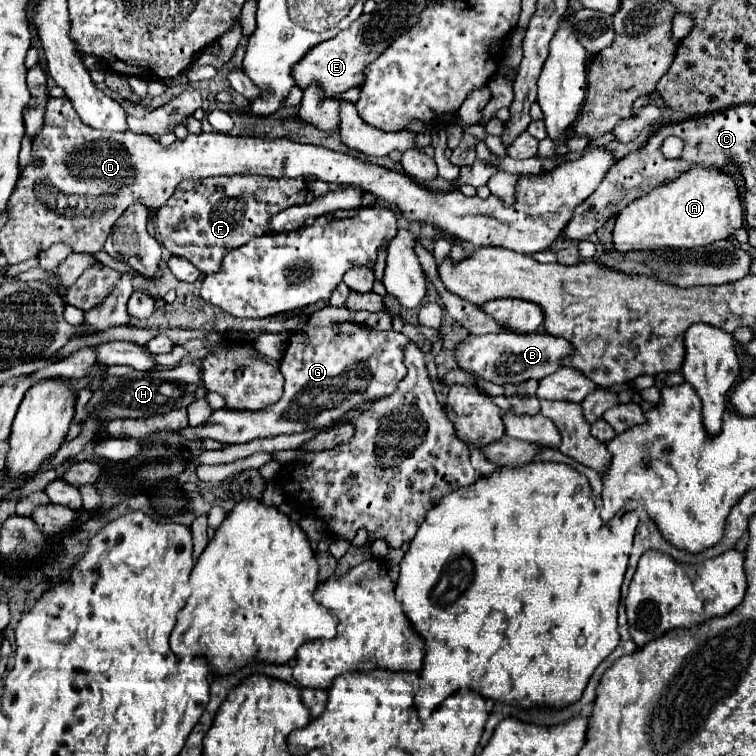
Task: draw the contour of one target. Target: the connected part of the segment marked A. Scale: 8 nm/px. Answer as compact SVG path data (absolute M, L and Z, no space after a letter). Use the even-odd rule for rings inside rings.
M691 167L679 179L661 185L655 191L647 193L645 197L629 203L617 215L615 229L613 229L613 247L621 253L639 251L639 249L663 249L663 247L697 249L697 247L707 247L719 239L731 239L735 231L743 227L743 223L745 223L743 205L739 201L735 181L713 167Z

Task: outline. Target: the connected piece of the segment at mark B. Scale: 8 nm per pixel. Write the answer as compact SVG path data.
M495 333L495 335L467 335L455 345L455 361L467 371L475 373L485 381L507 385L507 383L523 383L529 379L541 381L543 377L555 373L561 367L565 355L571 353L571 345L561 337L551 337L547 333Z

